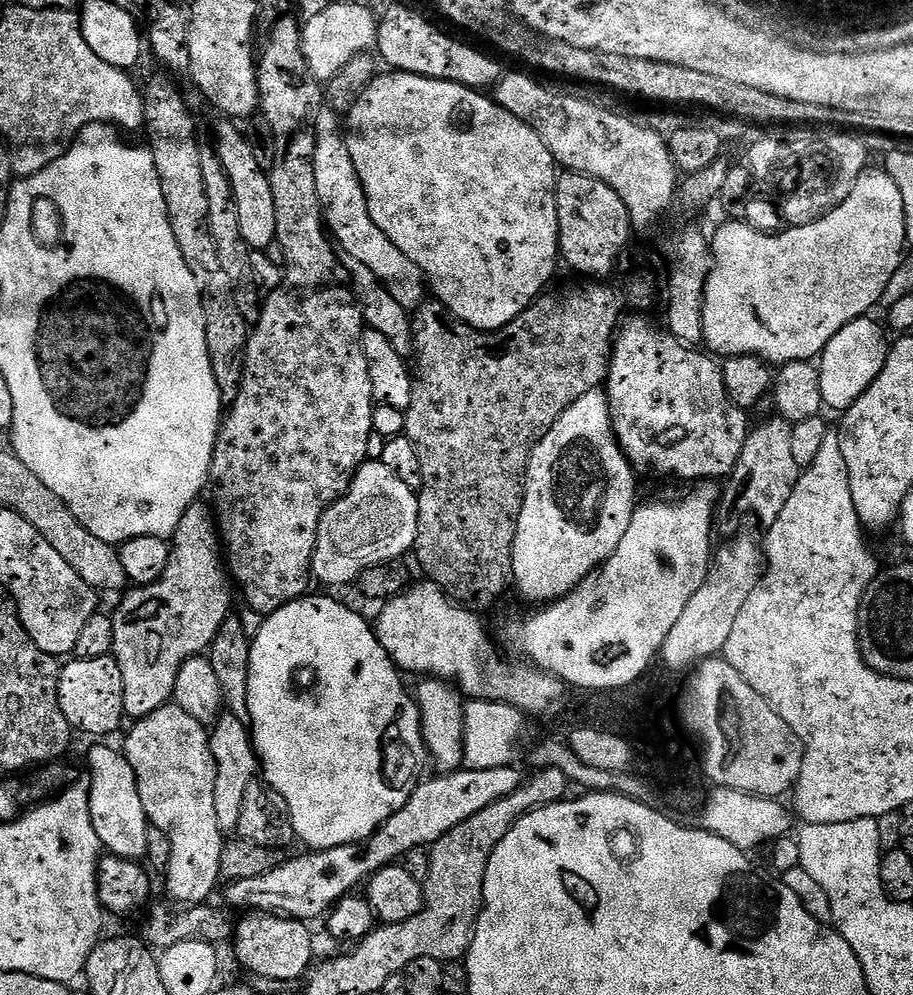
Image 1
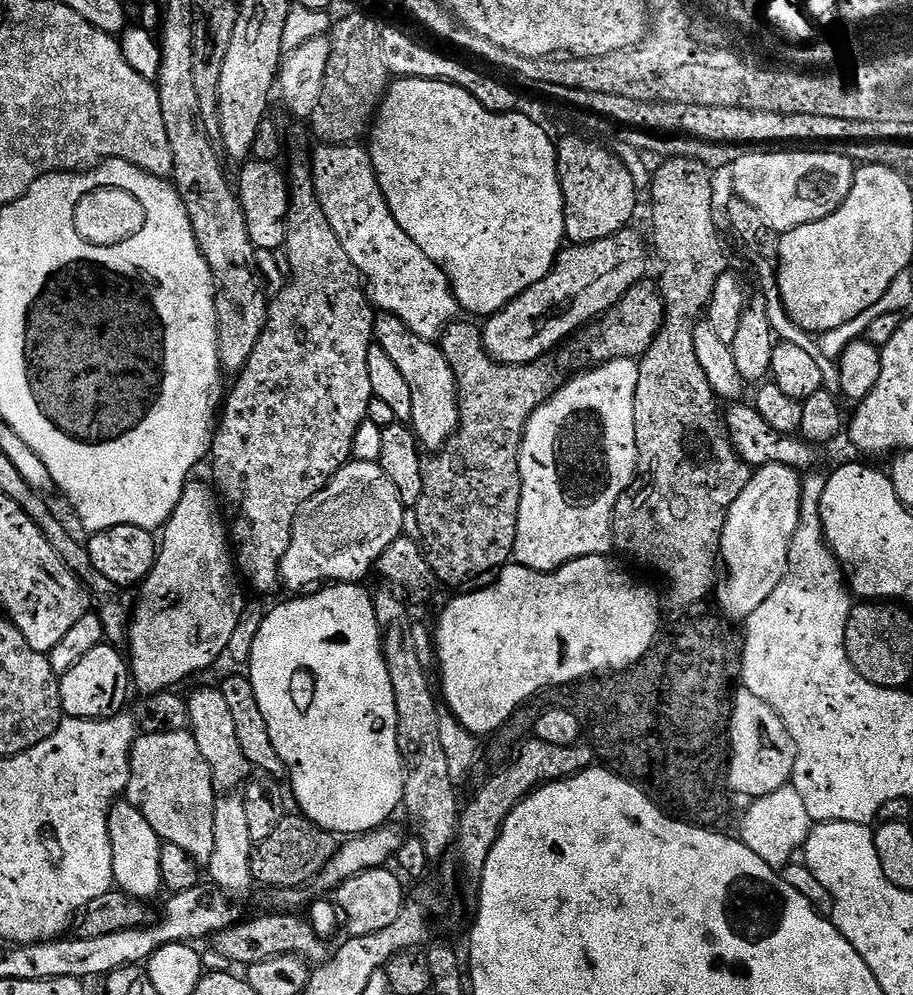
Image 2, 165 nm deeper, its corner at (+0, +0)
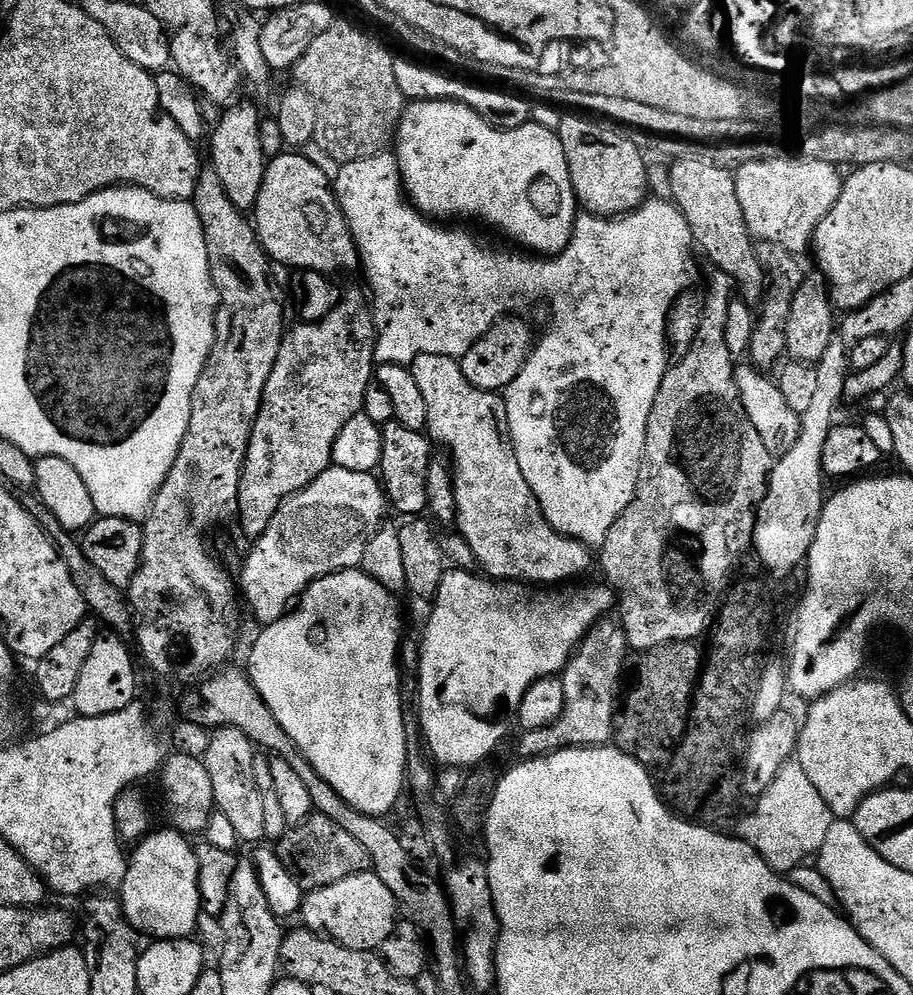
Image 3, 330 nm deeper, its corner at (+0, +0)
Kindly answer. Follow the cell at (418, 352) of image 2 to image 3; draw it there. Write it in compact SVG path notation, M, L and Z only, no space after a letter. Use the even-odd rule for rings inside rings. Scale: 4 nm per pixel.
M422 354L414 358L410 367L414 382L418 382L418 390L426 401L427 435L435 443L437 440L438 443L445 444L452 455L450 467L456 499L454 524L455 527L460 527L459 535L468 543L479 571L497 582L523 582L529 586L560 586L556 584L582 575L588 568L589 553L577 541L555 532L540 513L526 478L522 478L518 458L506 435L503 399L497 393L483 392L470 386L453 357Z

